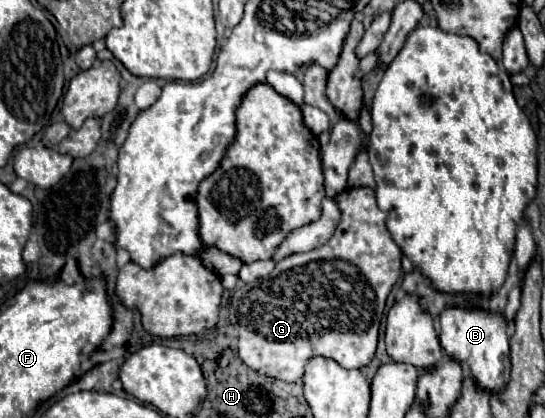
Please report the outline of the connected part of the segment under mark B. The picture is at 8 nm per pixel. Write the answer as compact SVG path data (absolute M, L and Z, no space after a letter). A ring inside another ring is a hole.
M447 309L441 313L441 347L445 355L467 369L467 375L475 385L489 393L505 391L509 383L509 337L503 315L487 313L481 309Z

